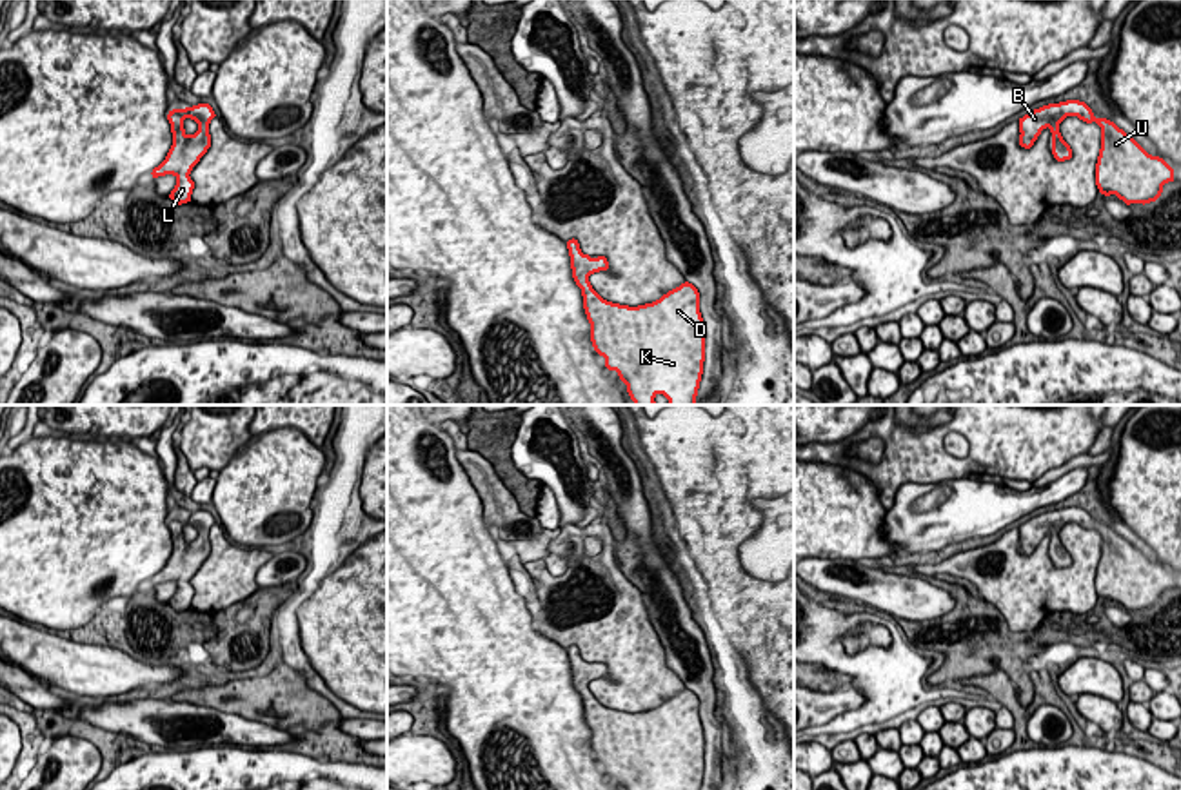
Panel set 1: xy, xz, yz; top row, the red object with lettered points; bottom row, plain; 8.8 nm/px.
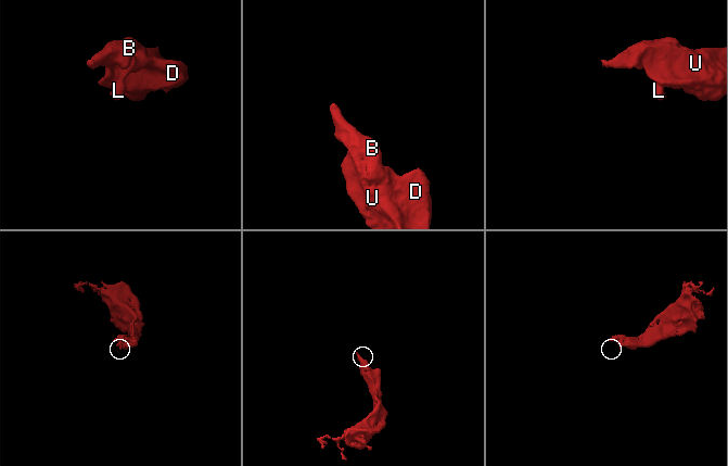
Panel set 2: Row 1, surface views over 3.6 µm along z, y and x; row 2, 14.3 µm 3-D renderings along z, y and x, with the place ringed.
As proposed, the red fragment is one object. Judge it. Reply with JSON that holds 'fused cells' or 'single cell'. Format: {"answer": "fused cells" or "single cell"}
{"answer": "single cell"}

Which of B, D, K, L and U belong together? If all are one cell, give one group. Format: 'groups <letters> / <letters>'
groups B D K L U

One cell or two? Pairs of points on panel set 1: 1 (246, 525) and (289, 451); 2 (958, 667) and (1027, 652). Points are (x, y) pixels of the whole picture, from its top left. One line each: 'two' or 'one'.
1: one
2: one

